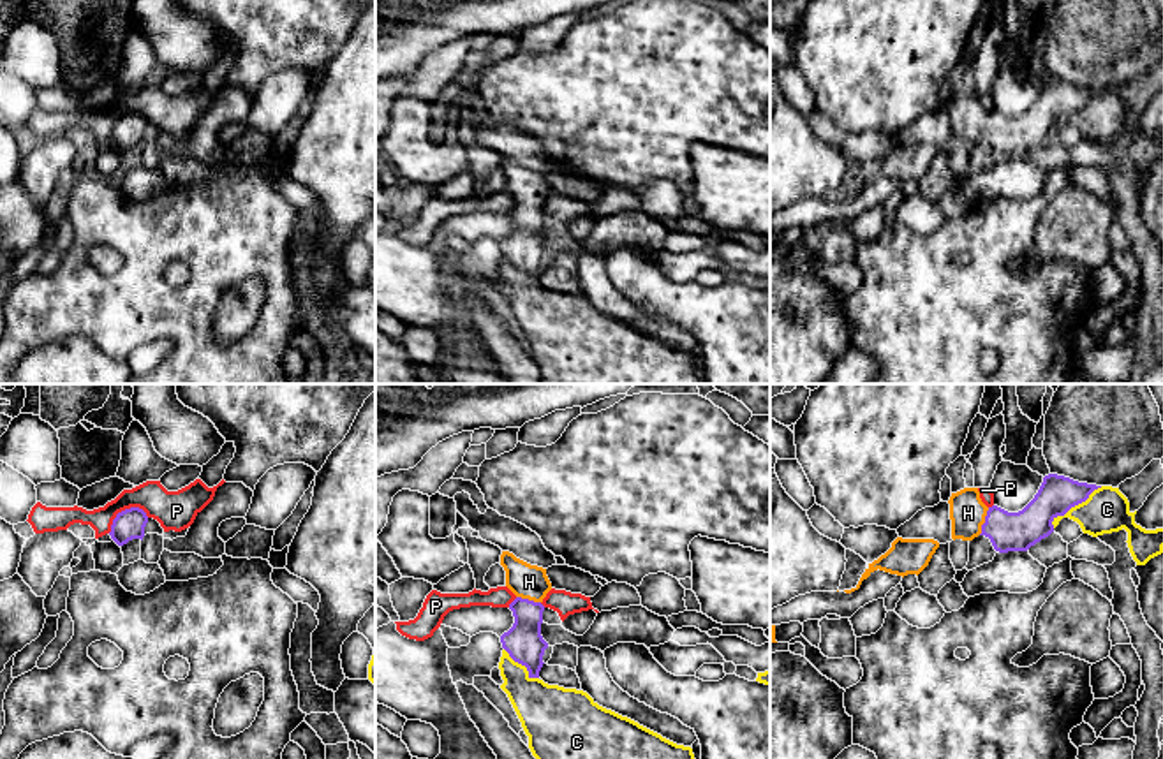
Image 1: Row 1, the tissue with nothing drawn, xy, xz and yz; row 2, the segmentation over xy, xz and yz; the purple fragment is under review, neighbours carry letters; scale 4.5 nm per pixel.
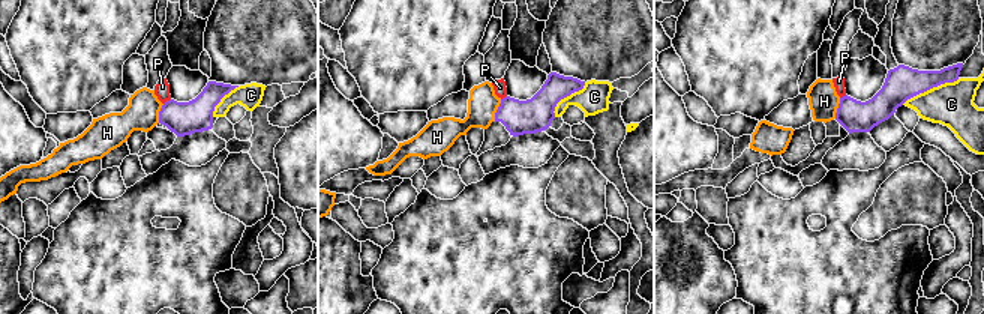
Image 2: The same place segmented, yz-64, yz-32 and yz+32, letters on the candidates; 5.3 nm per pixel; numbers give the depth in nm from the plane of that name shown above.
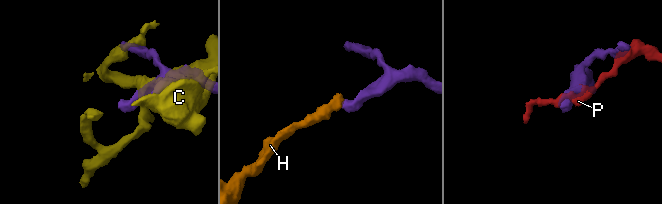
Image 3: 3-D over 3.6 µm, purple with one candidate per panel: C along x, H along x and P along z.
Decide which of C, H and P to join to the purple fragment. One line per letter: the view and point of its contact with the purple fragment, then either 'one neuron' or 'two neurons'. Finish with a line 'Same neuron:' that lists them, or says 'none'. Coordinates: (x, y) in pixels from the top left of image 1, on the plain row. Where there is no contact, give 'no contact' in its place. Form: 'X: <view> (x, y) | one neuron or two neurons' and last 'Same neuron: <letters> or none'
C: yz (1074, 111) | two neurons
H: yz (985, 127) | one neuron
P: xy (125, 115) | two neurons
Same neuron: H

